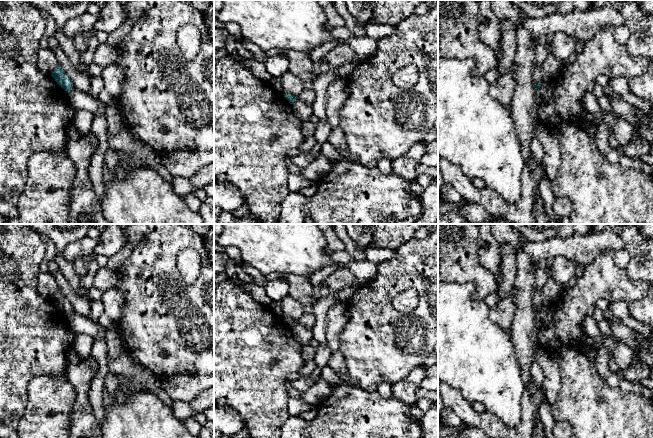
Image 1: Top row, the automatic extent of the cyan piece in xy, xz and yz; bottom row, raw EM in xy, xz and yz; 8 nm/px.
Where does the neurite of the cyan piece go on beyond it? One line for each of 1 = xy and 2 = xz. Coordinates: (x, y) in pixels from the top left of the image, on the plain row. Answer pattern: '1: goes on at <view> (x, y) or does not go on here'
1: does not go on here
2: does not go on here

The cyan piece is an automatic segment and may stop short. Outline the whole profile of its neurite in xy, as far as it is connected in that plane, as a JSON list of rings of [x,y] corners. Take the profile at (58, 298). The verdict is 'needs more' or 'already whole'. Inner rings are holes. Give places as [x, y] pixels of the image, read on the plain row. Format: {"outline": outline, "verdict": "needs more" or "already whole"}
{"outline": [[[58,289],[57,292],[52,296],[51,300],[66,315],[66,317],[73,312],[71,303],[65,298],[60,289]]], "verdict": "already whole"}

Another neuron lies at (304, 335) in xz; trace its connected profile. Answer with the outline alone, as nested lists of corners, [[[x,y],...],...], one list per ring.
[[[298,321],[293,328],[291,328],[294,337],[299,341],[302,346],[308,345],[313,339],[312,329],[303,326]]]

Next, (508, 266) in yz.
[[[509,245],[501,246],[501,281],[497,288],[496,294],[499,300],[509,297],[511,290],[515,288],[517,275],[517,254]]]

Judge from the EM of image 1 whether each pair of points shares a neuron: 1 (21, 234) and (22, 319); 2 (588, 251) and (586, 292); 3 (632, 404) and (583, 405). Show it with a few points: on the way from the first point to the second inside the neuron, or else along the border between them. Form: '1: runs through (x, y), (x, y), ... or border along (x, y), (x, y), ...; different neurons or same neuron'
1: runs through (21, 255), (21, 271), (23, 273), (22, 298); same neuron
2: border along (606, 250), (601, 250), (586, 266); different neurons
3: runs through (620, 406), (595, 406); same neuron

